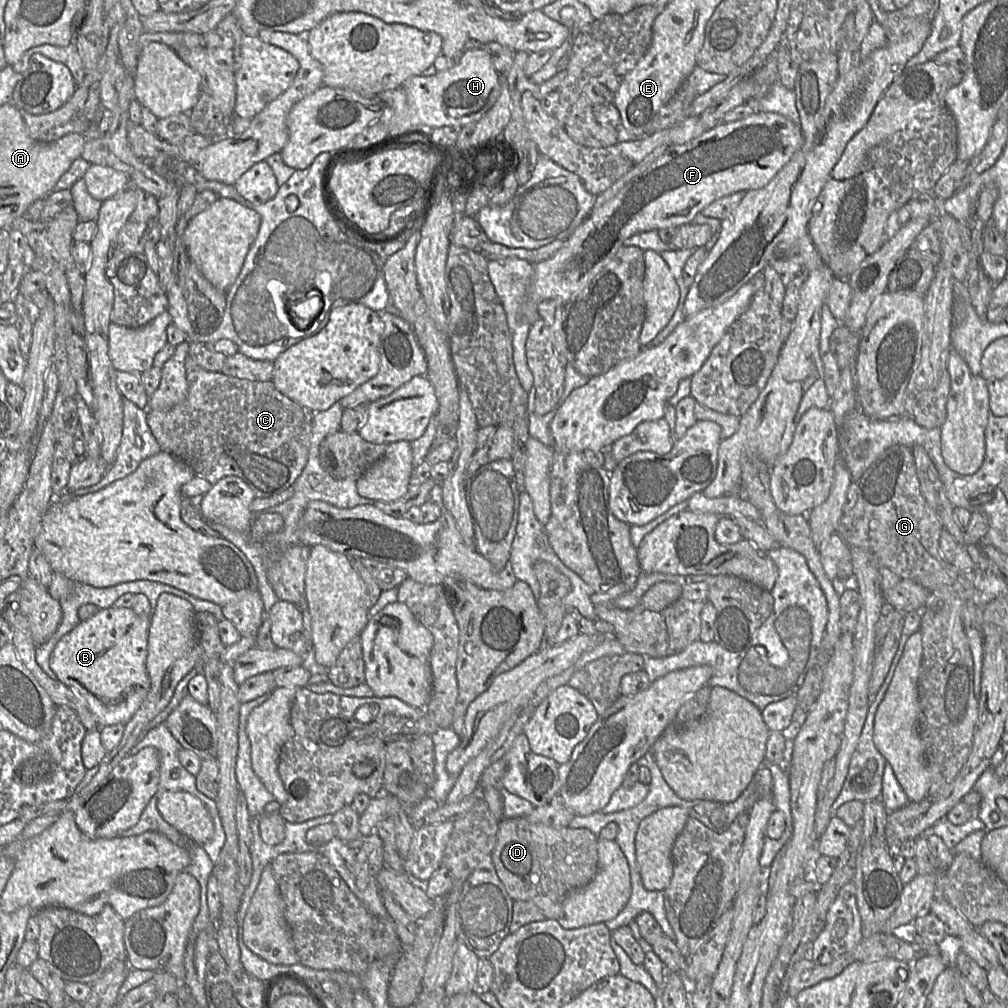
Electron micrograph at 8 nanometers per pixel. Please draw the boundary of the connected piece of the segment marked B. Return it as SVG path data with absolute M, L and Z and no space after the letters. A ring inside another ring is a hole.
M108 607L80 623L64 635L50 656L50 667L55 679L74 690L96 719L99 728L126 724L138 710L150 688L146 669L148 636L151 616L141 616L133 608Z

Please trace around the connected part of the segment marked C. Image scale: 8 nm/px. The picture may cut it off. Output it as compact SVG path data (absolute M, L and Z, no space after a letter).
M188 354L185 359L185 370L186 379L188 383L188 392L186 398L181 403L177 404L176 406L167 411L155 411L148 409L147 423L152 431L152 434L159 443L161 450L168 452L176 458L186 462L196 475L202 476L212 485L217 483L220 479L231 475L243 479L252 490L255 498L270 497L272 495L280 493L289 486L293 485L296 479L302 473L307 463L313 415L316 411L312 411L309 408L303 407L302 405L298 404L297 402L282 394L276 388L272 380L252 381L248 379L228 376L221 371L208 371L200 367L190 354Z

